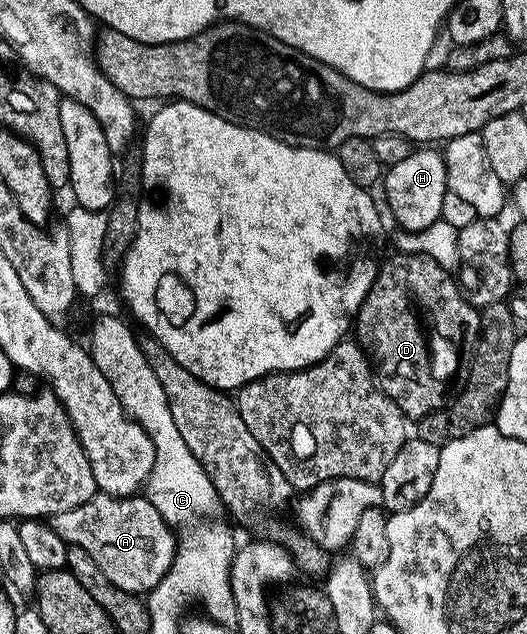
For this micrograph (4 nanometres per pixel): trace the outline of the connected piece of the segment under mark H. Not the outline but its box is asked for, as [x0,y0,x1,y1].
[384,147,449,231]

